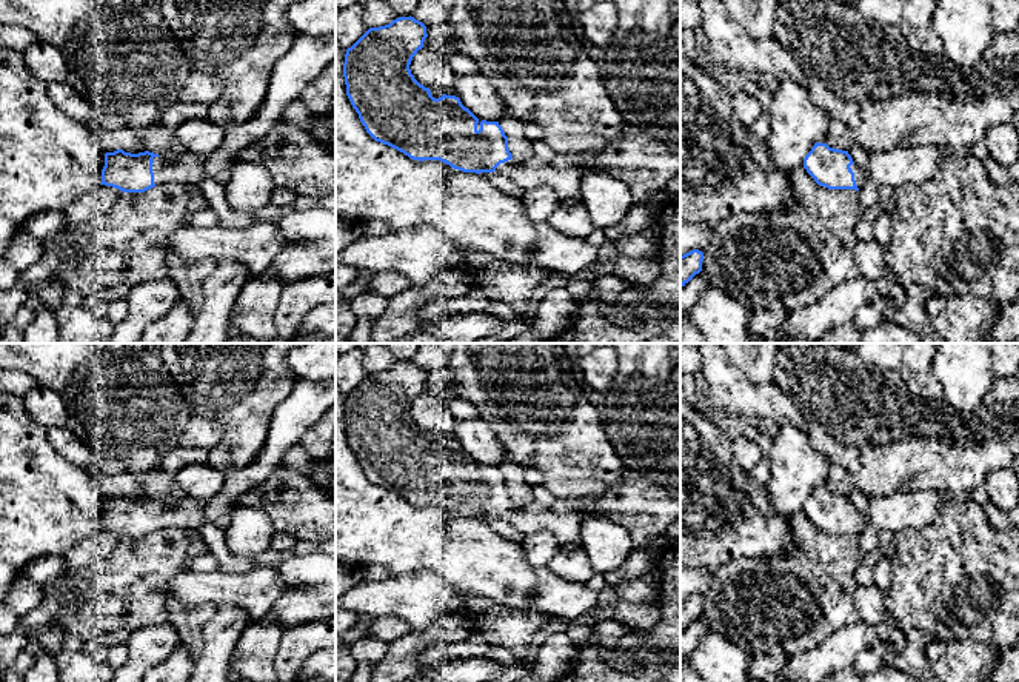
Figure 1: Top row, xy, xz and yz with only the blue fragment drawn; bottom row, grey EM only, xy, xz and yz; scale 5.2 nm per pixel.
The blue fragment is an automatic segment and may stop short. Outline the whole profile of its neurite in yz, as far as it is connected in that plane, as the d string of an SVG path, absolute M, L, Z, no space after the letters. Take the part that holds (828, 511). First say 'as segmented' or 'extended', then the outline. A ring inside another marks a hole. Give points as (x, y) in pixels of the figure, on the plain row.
extended; M814 488L804 503L804 513L814 527L828 534L856 534L865 528L865 517L848 496L830 493L827 488Z

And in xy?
extended; M336 379L332 380L297 380L289 396L277 406L271 419L265 445L252 459L252 462L226 476L223 488L208 502L197 502L188 496L175 502L163 502L149 496L131 499L123 494L105 499L105 511L102 514L102 528L117 533L123 537L145 537L155 530L180 528L185 531L199 531L206 522L214 523L223 513L231 513L237 506L239 497L254 490L268 476L282 465L288 450L302 442L305 433L336 403Z

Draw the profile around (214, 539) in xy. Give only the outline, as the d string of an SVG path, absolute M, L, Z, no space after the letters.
M206 522L197 531L208 550L214 554L219 571L222 573L248 573L257 567L256 559L234 556L225 542L225 533L215 523Z

